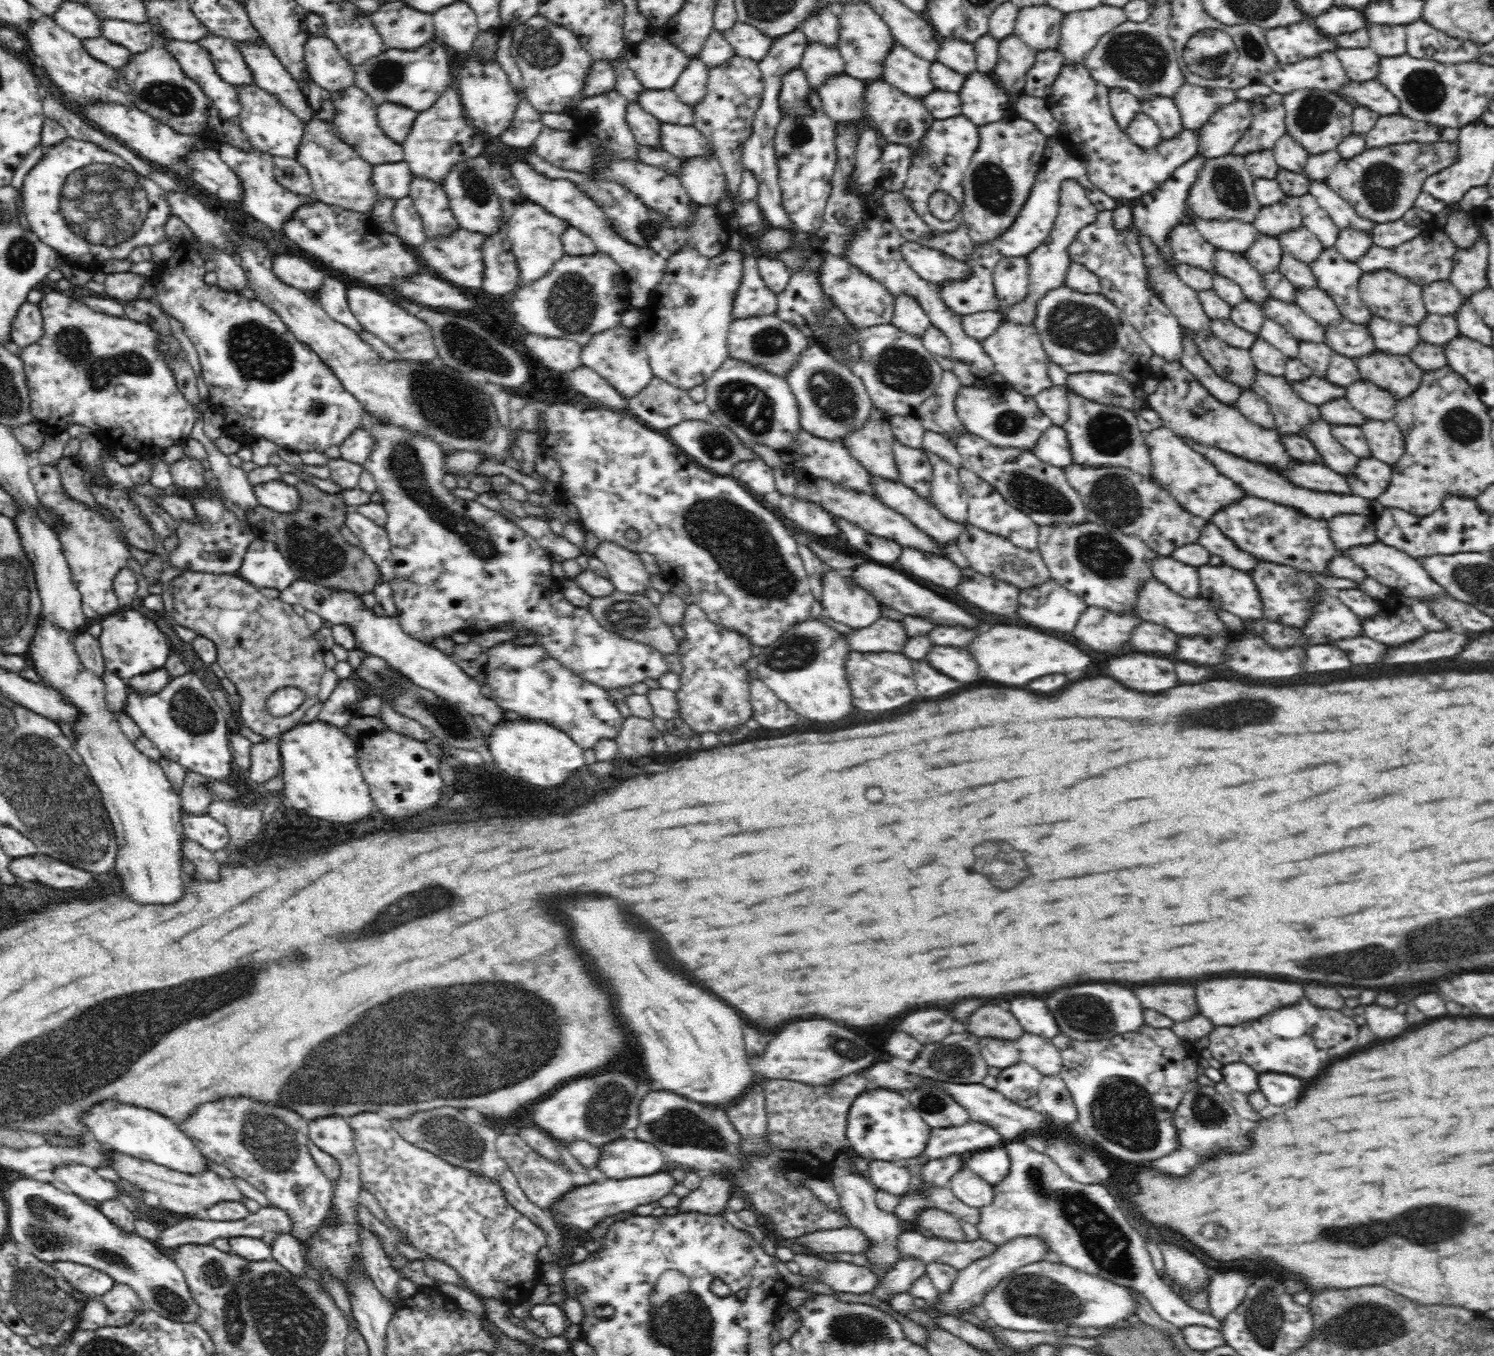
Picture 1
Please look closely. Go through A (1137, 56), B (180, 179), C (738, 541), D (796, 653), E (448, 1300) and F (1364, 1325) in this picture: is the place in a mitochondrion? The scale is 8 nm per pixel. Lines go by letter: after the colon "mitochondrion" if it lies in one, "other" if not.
A: mitochondrion
B: other
C: mitochondrion
D: mitochondrion
E: other
F: mitochondrion

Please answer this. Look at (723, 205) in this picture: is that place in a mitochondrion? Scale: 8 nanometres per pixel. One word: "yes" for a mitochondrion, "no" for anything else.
no

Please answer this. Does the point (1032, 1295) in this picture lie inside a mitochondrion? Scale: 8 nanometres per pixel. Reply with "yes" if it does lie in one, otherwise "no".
yes

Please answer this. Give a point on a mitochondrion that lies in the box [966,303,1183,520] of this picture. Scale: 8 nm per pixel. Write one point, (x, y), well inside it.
(1027, 490)

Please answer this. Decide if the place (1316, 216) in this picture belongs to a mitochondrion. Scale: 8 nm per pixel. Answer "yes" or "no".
no

